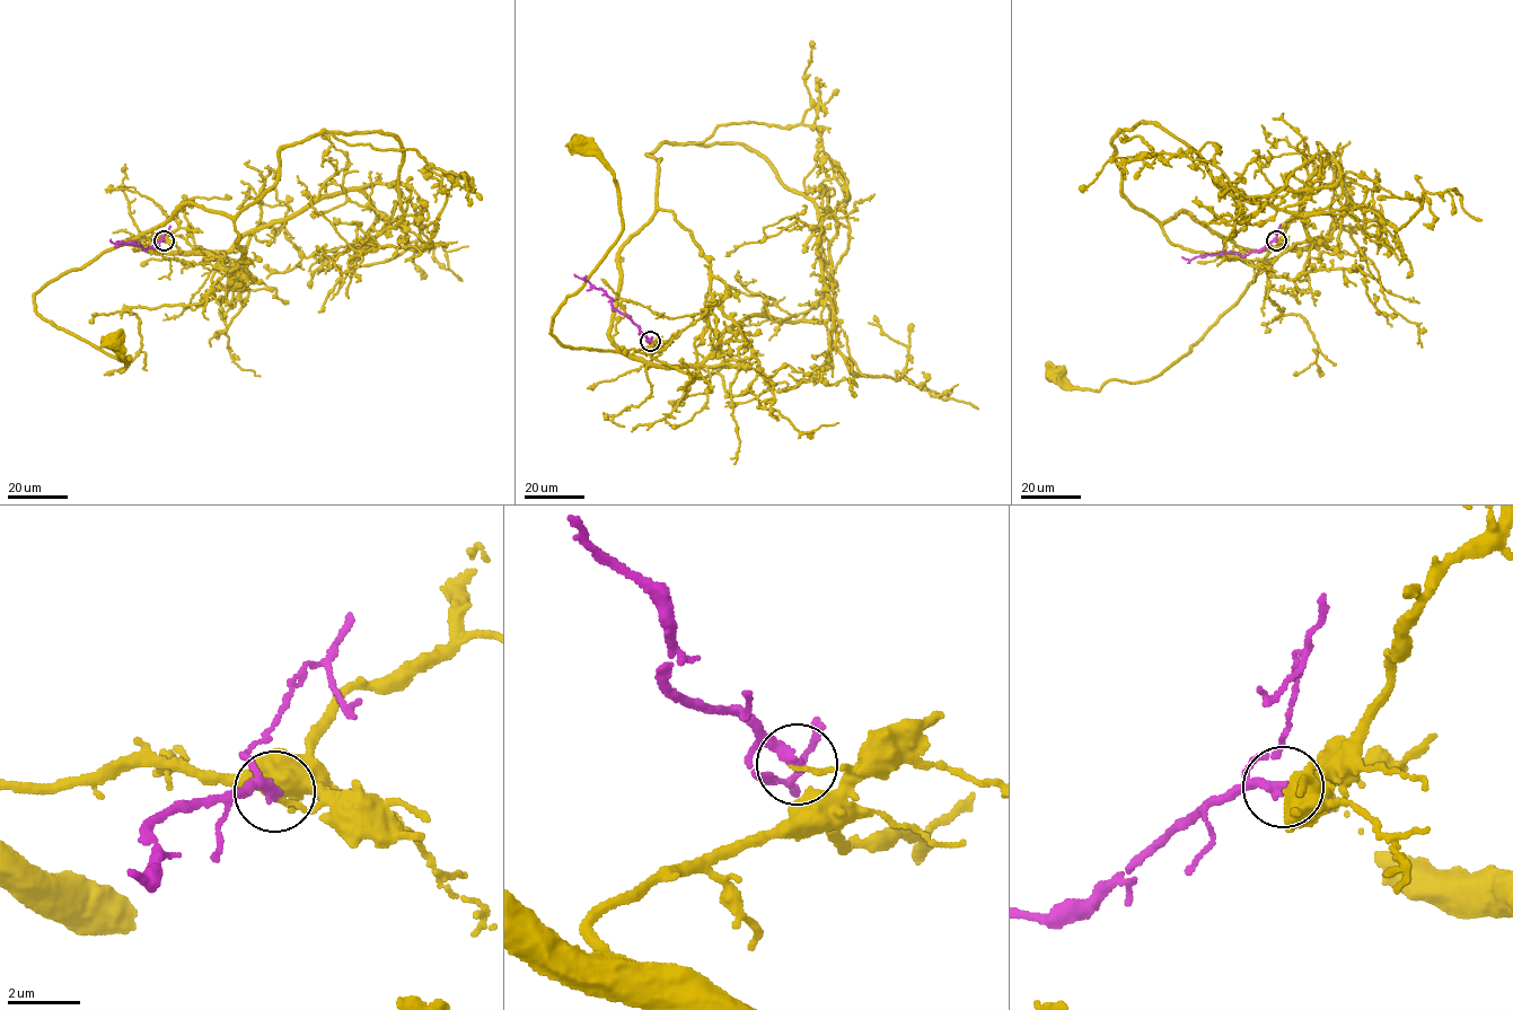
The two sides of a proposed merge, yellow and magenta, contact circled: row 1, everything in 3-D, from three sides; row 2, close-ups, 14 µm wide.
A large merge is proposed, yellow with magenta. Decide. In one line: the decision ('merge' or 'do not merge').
do not merge

